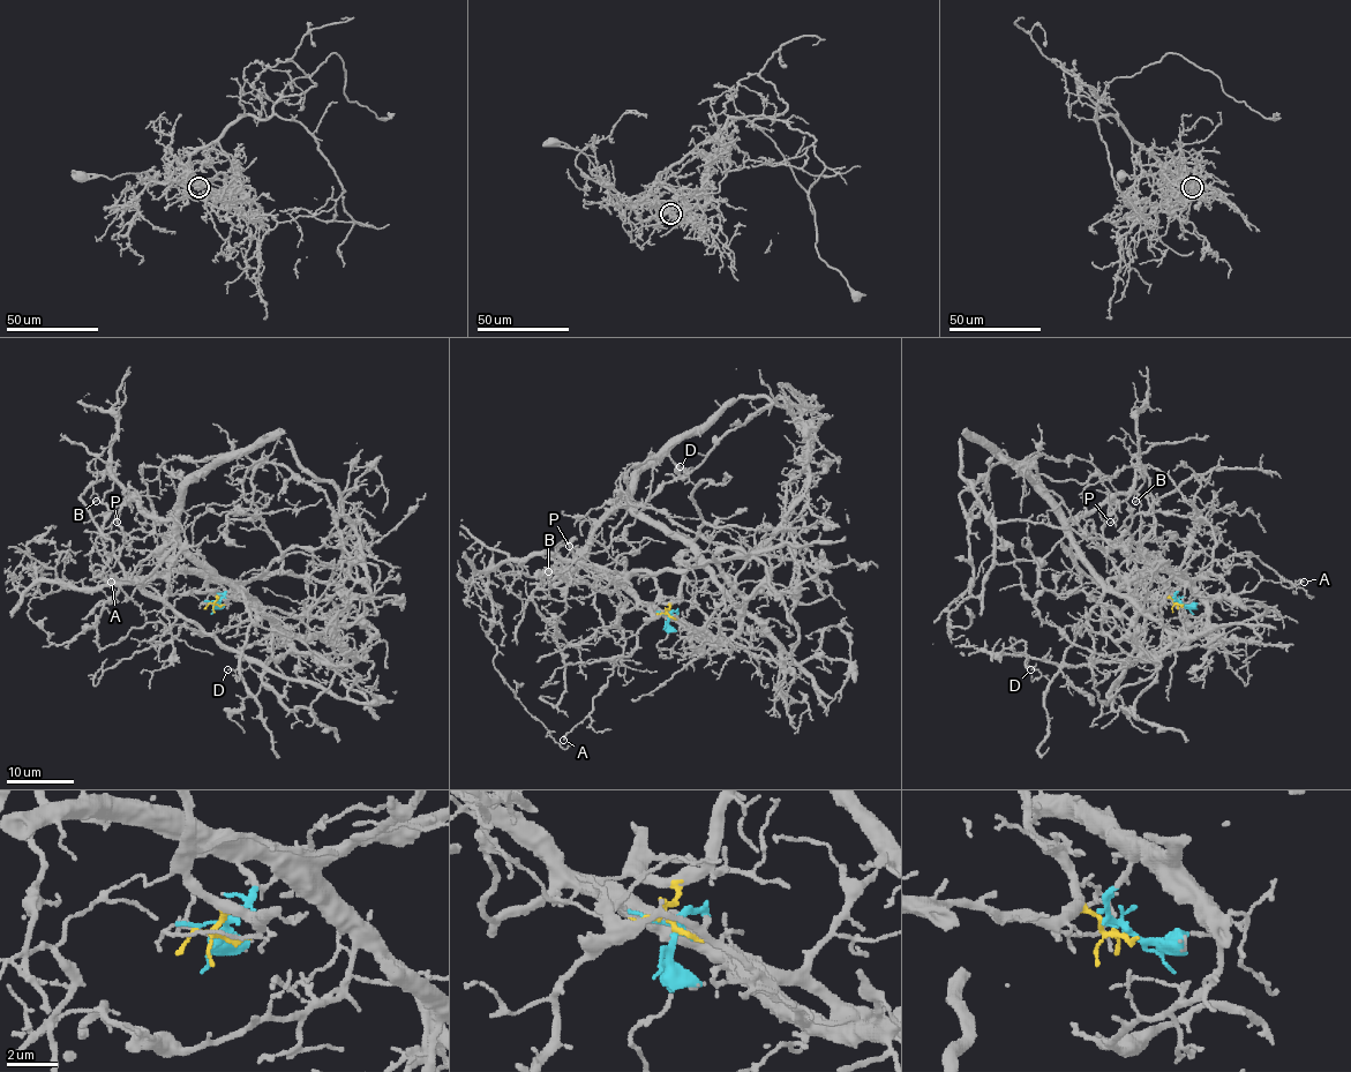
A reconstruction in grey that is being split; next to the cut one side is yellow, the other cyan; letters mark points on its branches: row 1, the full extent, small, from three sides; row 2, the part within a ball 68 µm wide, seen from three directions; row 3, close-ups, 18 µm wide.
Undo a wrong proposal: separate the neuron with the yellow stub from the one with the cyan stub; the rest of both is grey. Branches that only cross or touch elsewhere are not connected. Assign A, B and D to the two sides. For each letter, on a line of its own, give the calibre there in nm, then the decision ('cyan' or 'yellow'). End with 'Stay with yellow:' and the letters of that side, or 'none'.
A: 150 nm | cyan
B: 160 nm | yellow
D: 140 nm | yellow
Stay with yellow: B, D

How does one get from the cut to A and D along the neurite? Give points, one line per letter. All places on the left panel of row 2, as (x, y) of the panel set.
A: (216, 604), (219, 585), (167, 564), (171, 542), (171, 560), (152, 553), (132, 579), (112, 582)
D: (216, 604), (244, 594), (241, 591), (250, 620), (247, 644), (241, 651), (241, 680), (229, 669)

